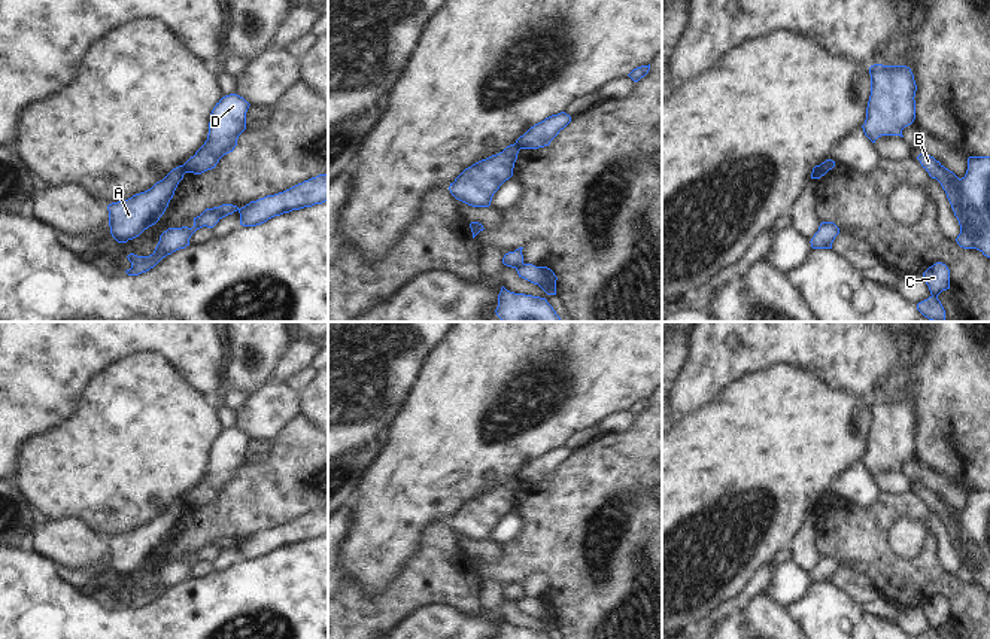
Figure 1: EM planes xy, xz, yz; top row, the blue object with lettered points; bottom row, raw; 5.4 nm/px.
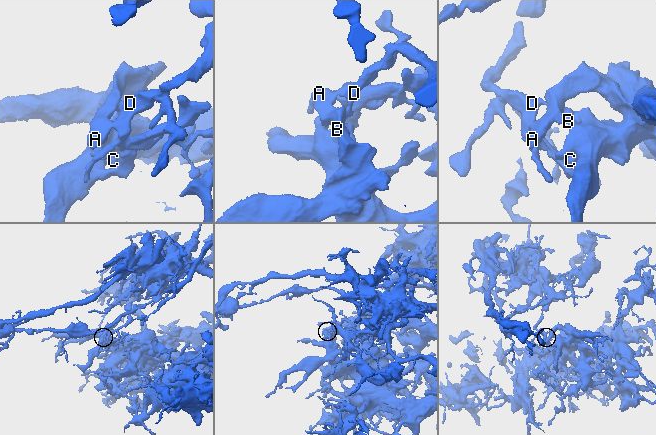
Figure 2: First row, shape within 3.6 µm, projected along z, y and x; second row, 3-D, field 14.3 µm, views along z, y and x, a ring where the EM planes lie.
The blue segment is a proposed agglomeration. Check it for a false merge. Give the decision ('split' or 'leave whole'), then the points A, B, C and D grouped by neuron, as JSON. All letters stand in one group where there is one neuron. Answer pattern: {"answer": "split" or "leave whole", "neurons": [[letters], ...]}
{"answer": "split", "neurons": [["A", "B"], ["C", "D"]]}

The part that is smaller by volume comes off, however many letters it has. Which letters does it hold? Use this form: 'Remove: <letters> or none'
Remove: C, D

